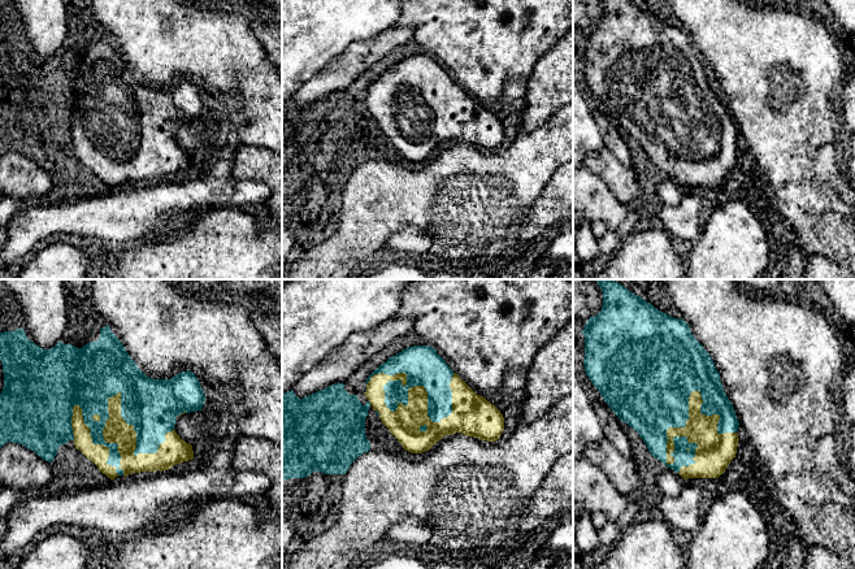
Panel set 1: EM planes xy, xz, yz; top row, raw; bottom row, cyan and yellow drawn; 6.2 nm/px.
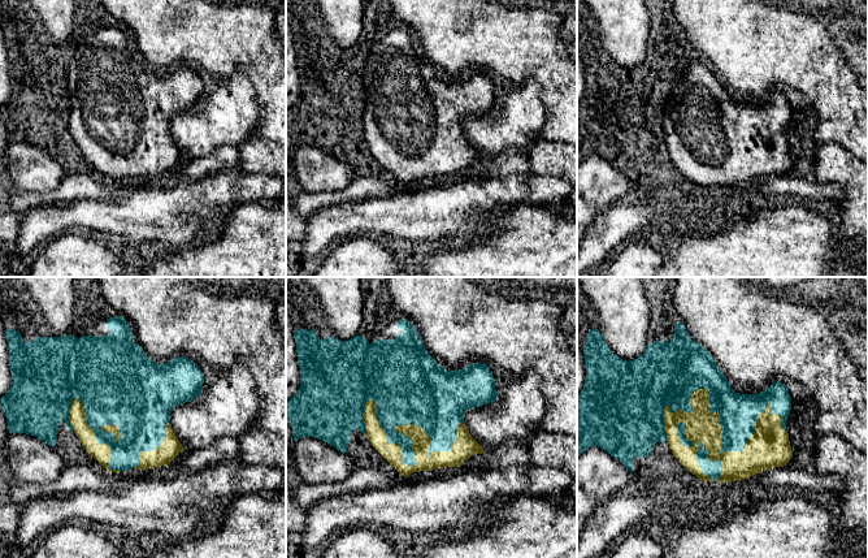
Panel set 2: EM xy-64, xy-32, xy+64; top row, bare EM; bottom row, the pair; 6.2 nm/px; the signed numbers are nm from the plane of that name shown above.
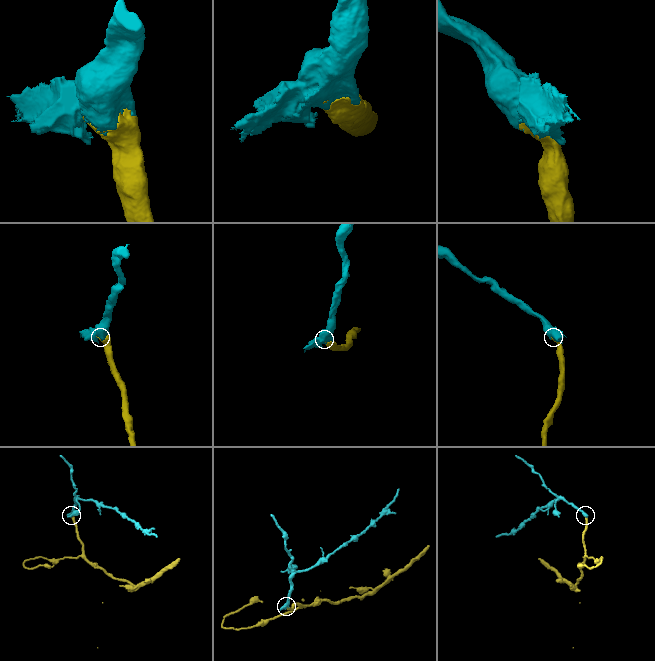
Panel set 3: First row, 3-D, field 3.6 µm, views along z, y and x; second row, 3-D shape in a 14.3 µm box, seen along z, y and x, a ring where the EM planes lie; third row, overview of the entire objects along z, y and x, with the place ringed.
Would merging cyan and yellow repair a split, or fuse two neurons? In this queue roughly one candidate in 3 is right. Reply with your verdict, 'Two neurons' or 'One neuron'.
One neuron

